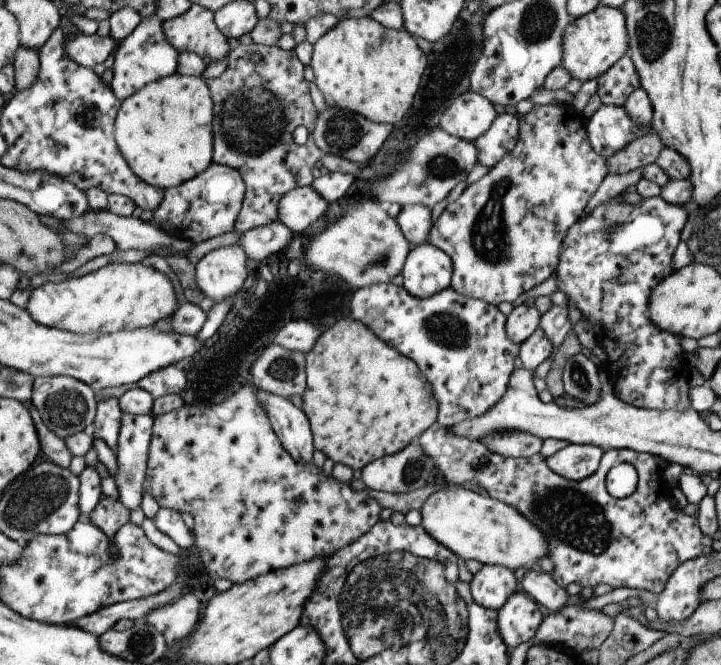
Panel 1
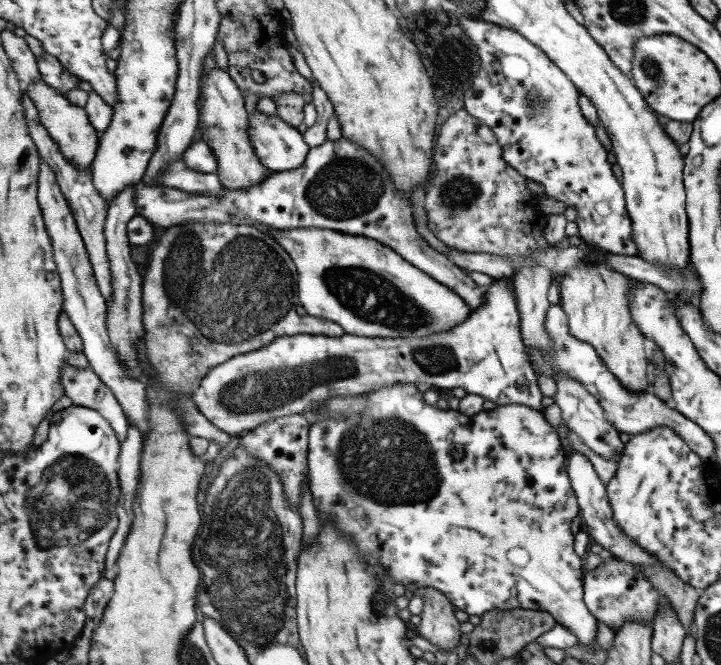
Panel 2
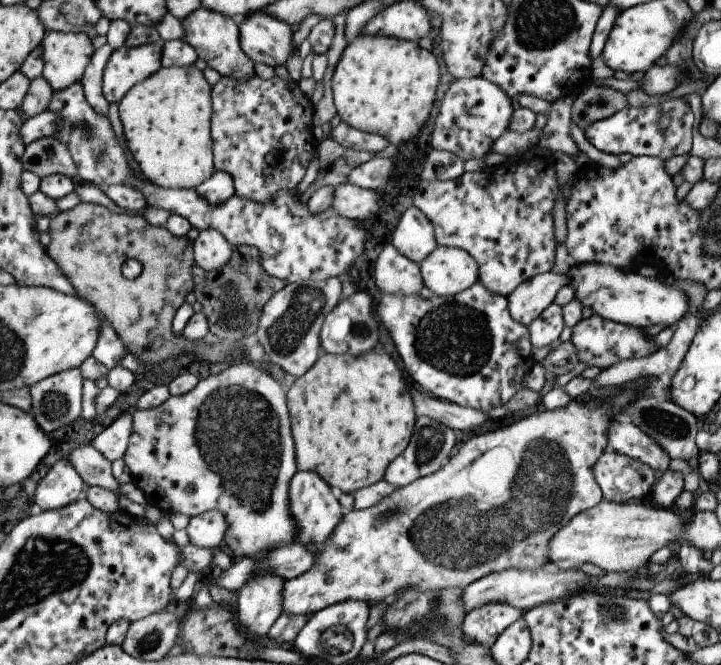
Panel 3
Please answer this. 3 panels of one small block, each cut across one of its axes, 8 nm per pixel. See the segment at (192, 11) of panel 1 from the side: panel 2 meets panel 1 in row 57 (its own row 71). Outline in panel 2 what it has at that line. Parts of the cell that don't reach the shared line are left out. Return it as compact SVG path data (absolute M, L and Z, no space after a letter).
M207 61L203 62L198 81L199 103L198 120L201 141L207 144L217 162L216 175L225 189L244 189L261 181L271 171L253 154L248 137L248 115L243 107L243 97L235 82L226 72L215 68Z

